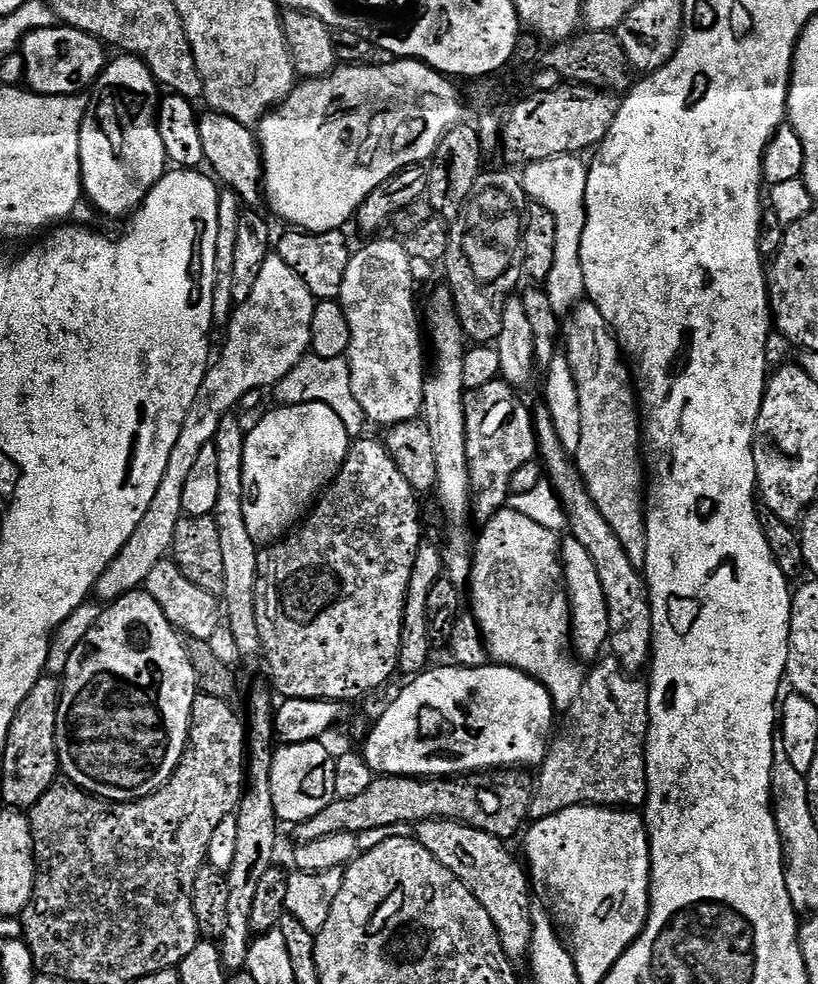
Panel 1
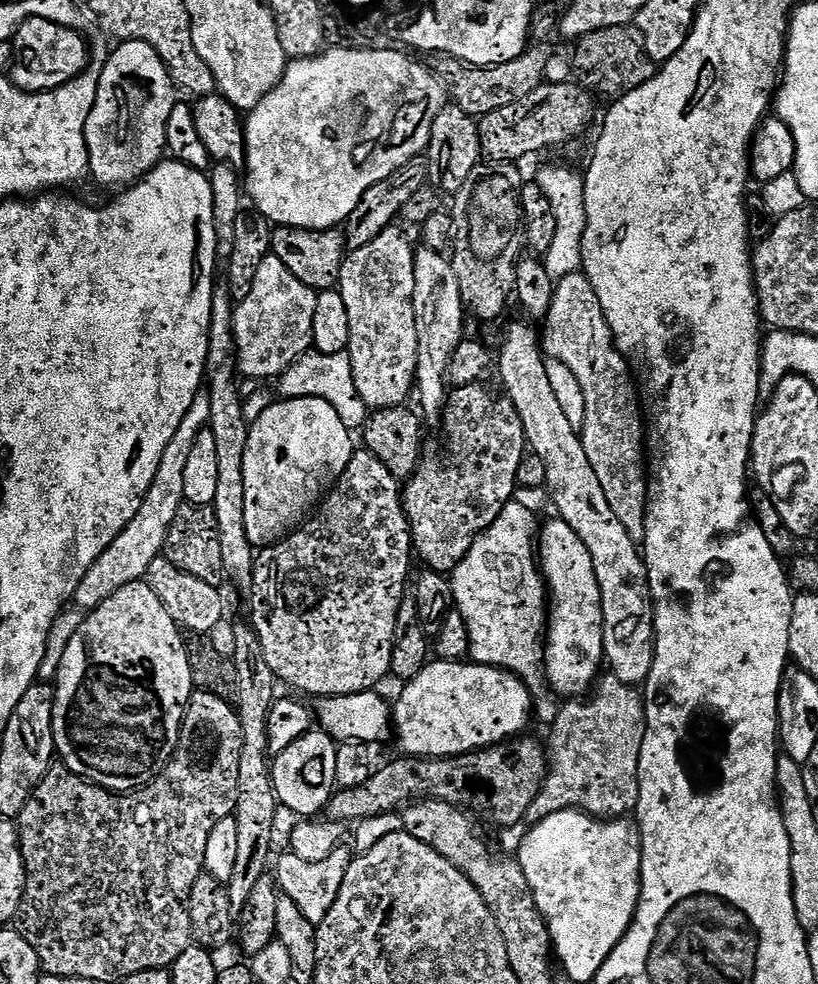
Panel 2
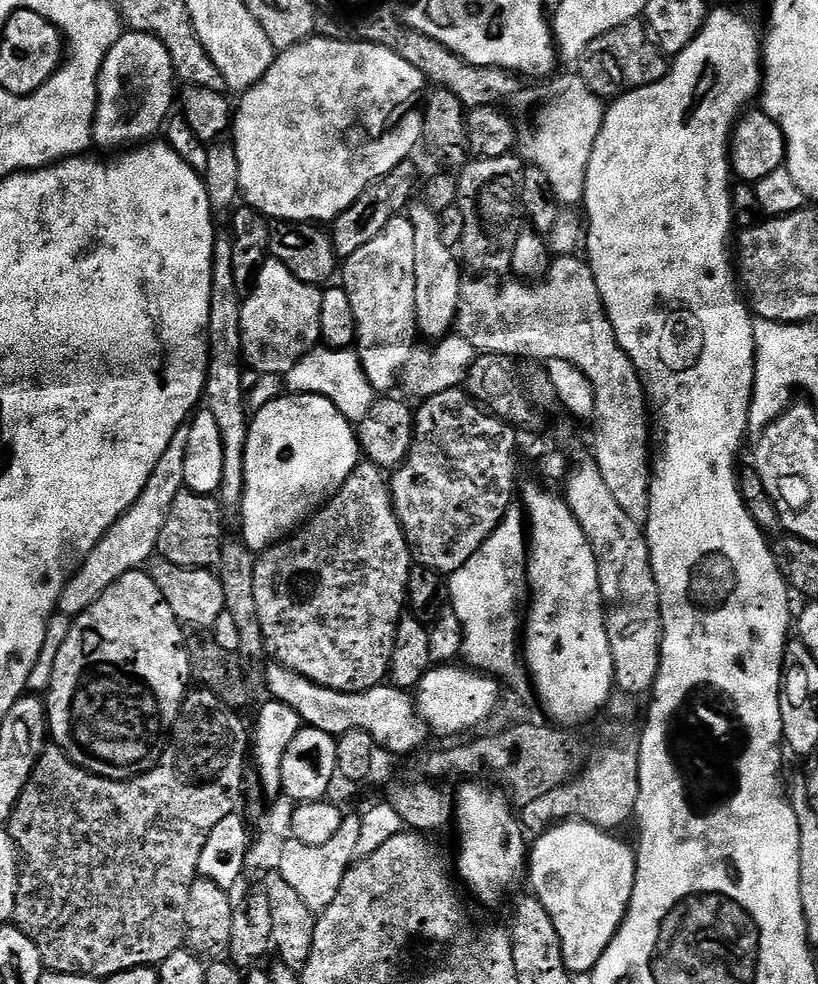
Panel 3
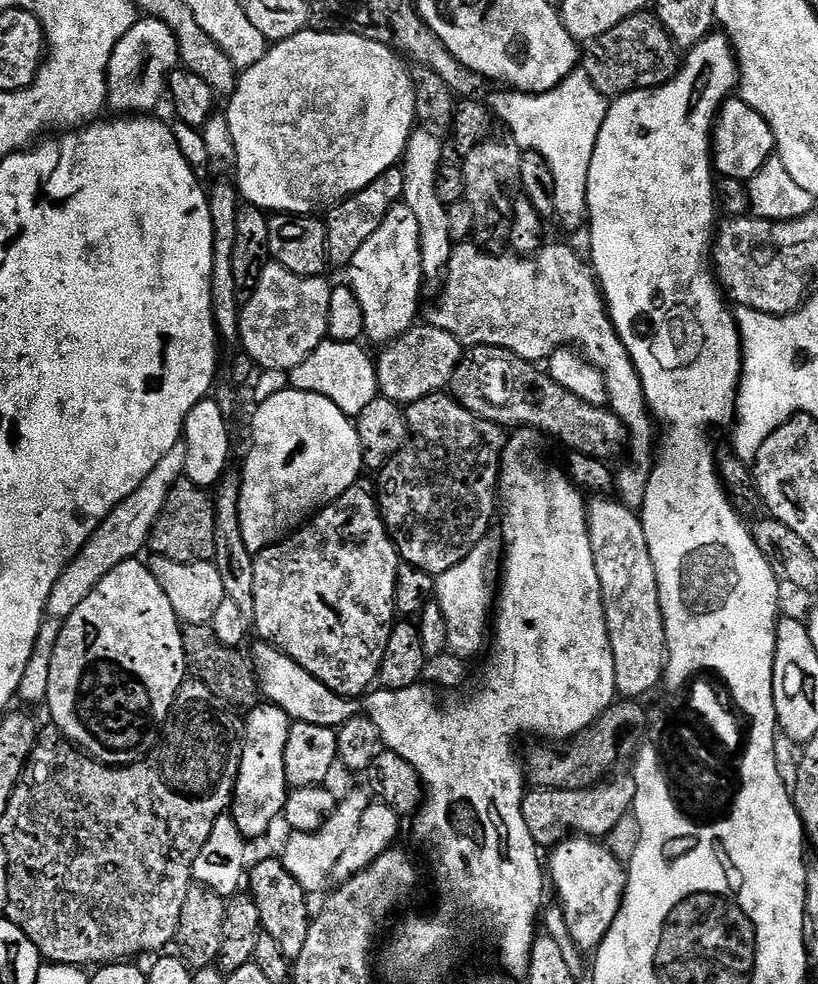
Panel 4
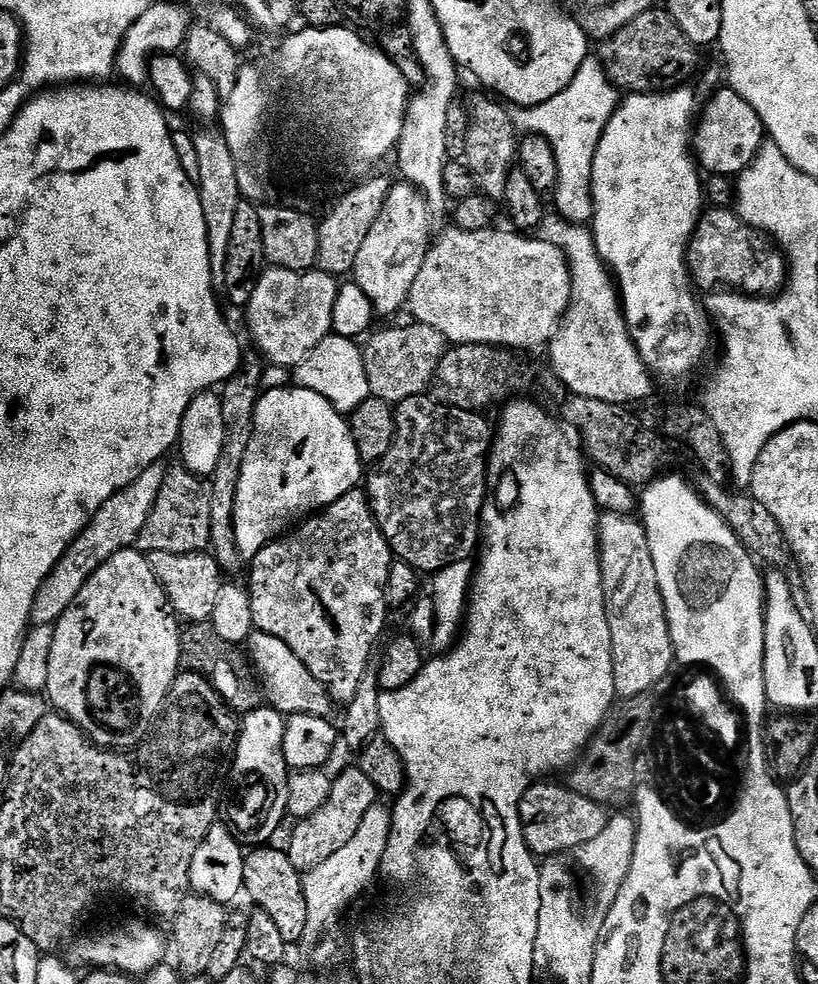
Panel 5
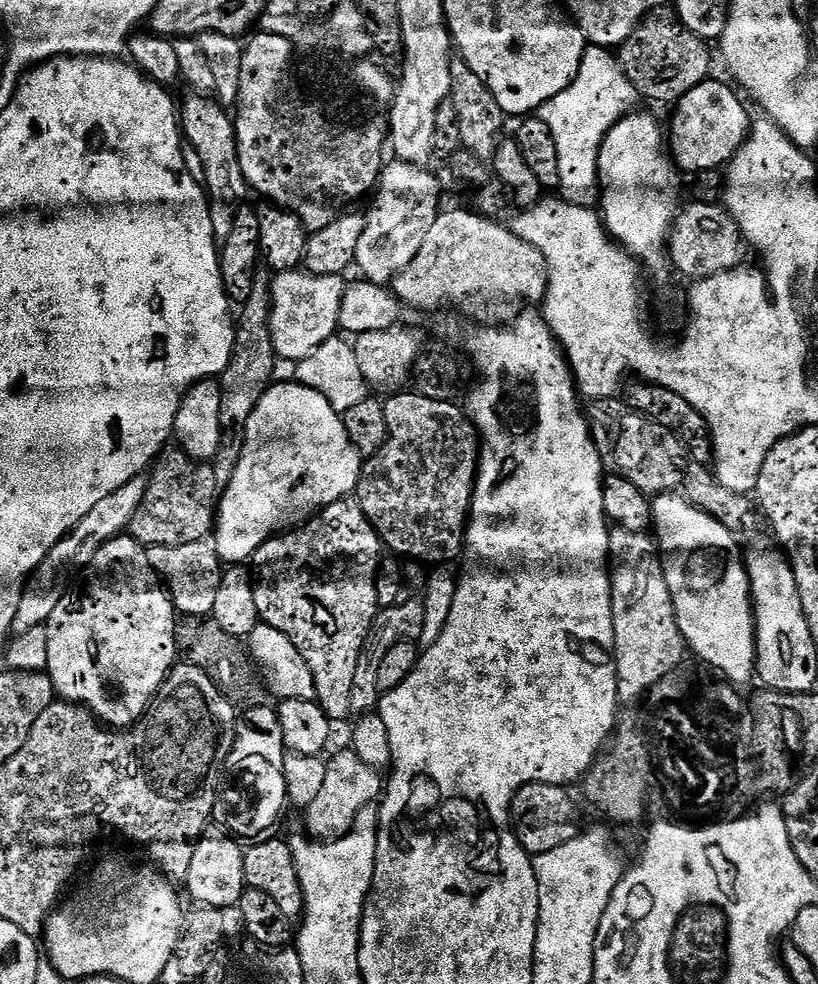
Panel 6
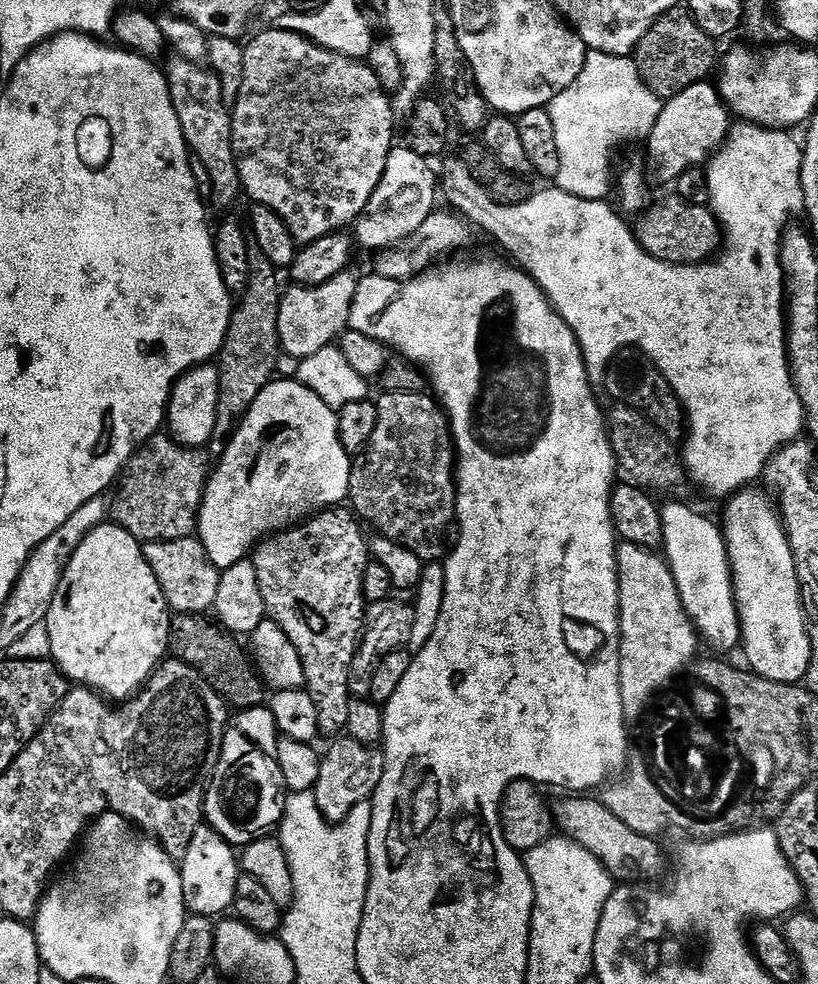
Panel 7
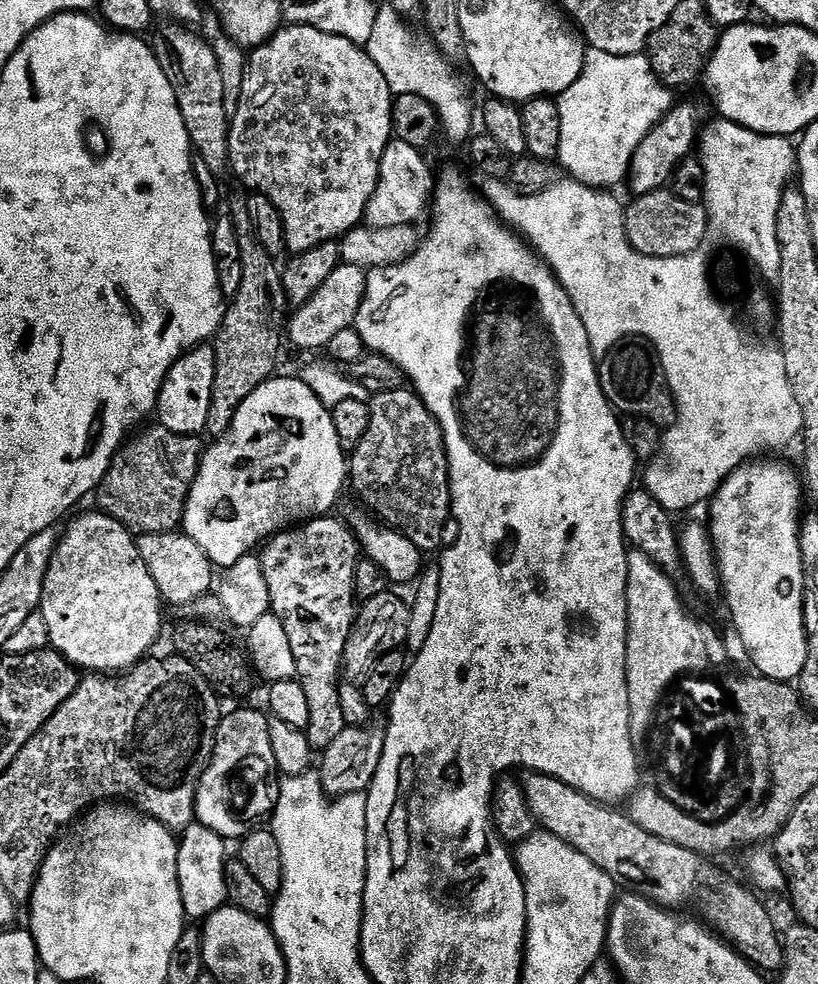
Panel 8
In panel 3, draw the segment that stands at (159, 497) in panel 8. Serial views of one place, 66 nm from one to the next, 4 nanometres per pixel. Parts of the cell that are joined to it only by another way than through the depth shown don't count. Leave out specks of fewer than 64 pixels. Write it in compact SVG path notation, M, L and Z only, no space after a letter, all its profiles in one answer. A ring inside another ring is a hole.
M187 490L180 492L170 506L166 526L158 538L156 551L159 559L174 562L183 568L215 569L220 563L220 545L225 541L225 517L216 496L199 496Z

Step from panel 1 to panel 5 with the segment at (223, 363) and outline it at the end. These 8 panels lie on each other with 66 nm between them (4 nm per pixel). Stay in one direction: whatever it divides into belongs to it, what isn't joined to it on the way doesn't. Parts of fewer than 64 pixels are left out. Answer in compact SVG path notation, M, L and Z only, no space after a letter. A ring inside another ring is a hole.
M265 267L254 290L254 298L250 298L246 309L248 328L252 331L253 342L260 347L259 355L272 356L271 363L295 369L297 364L301 364L308 357L310 350L314 350L314 346L318 346L318 342L322 342L322 338L326 338L333 331L334 306L339 293L340 284L337 277L328 272L295 272L285 268ZM163 463L150 466L130 482L114 498L110 498L94 514L92 521L82 530L82 534L66 550L66 554L54 566L54 570L46 578L42 590L36 595L36 605L32 611L32 618L36 624L55 625L56 621L66 614L66 610L78 598L82 586L86 586L89 578L96 573L98 566L106 562L114 554L118 554L124 548L133 547L140 539L142 526L150 518L150 510L154 510L154 502L158 502L158 492L162 490L162 482L166 468Z

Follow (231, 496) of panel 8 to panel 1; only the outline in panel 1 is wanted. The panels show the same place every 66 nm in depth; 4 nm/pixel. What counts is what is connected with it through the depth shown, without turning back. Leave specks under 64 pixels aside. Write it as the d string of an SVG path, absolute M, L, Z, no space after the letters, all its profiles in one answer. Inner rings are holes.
M322 402L285 404L268 410L258 426L244 438L242 515L246 517L250 538L254 538L258 546L271 546L289 535L309 515L318 493L340 473L349 447L350 437L346 426L342 426L342 418Z

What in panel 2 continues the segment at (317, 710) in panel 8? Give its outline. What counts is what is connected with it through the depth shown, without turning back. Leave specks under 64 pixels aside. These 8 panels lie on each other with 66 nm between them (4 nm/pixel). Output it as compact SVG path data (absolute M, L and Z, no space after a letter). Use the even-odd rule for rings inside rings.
M367 450L353 451L350 462L346 466L346 470L336 481L334 487L323 497L322 503L319 505L318 511L303 526L296 529L295 532L284 537L279 544L274 544L270 548L265 548L256 556L256 571L252 574L252 590L250 599L252 599L252 617L250 623L255 628L258 638L262 642L262 654L266 654L266 666L270 666L270 670L274 670L277 681L281 685L289 684L292 688L297 688L300 692L305 692L311 698L319 698L322 696L349 696L350 694L358 694L359 692L371 692L377 687L376 683L385 675L386 677L392 670L392 651L394 650L394 630L396 629L396 619L398 618L398 610L400 604L405 598L406 589L404 583L408 580L408 567L414 561L414 549L412 547L412 527L408 524L408 515L404 512L404 502L402 499L401 481L394 478L394 474L390 474L390 470L386 470L386 466L382 466L382 462L378 462L378 458L374 458L374 454Z

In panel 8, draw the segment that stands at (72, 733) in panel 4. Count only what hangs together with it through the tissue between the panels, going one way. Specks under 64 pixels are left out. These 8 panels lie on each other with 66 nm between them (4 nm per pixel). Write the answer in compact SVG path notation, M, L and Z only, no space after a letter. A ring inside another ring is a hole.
M103 510L95 511L78 517L59 537L56 553L52 556L48 573L44 579L44 600L38 610L46 618L46 630L50 630L49 645L56 651L61 652L69 662L76 665L77 669L88 674L123 674L129 668L135 668L141 660L151 653L148 651L155 646L156 639L160 636L160 627L164 624L164 616L160 613L162 601L158 594L158 586L154 586L154 578L150 578L150 570L146 570L146 562L142 562L142 554L138 554L137 537L129 532L125 524L118 523L107 512Z

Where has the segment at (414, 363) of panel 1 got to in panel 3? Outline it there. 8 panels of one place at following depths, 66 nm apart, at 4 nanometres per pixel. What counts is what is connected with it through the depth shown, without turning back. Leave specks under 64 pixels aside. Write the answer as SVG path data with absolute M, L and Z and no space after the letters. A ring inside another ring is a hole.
M401 214L390 218L382 229L382 234L371 242L366 242L362 250L347 257L342 264L342 286L350 298L350 310L356 323L354 351L360 357L362 370L377 394L388 394L392 387L396 388L401 379L401 372L410 358L415 340L418 340L416 326L416 307L414 306L414 226L407 215Z

